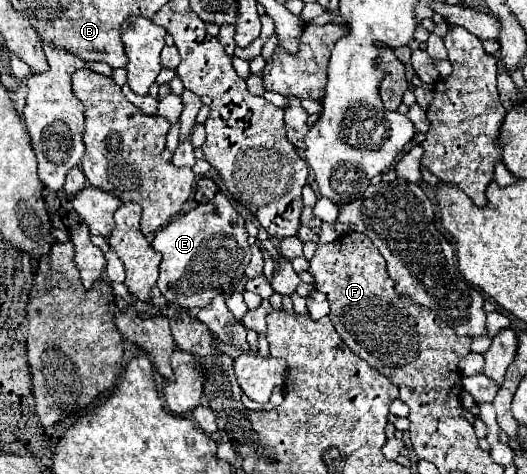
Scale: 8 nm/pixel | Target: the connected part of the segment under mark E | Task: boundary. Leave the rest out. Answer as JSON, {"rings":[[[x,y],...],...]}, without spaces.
{"rings":[[[221,191],[209,203],[197,205],[159,229],[151,245],[163,257],[157,281],[163,297],[183,309],[207,309],[213,297],[233,295],[245,279],[245,267],[251,261],[247,237],[245,219]]]}

